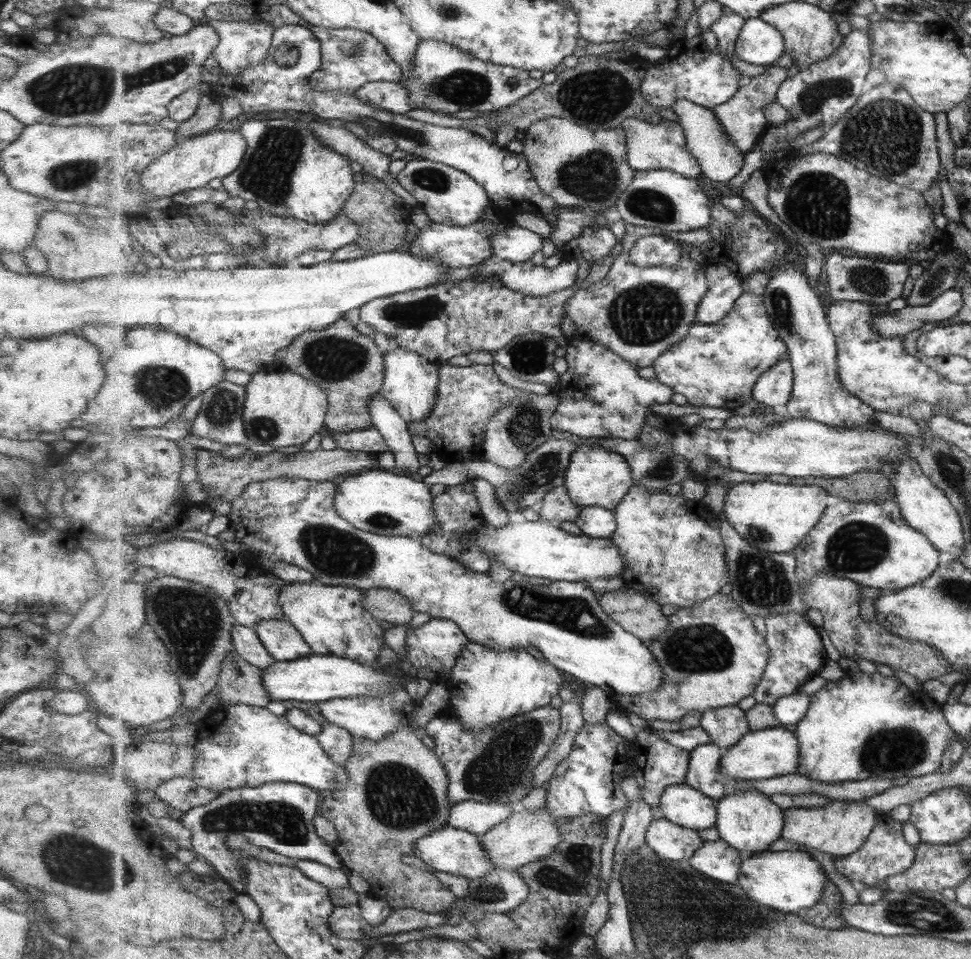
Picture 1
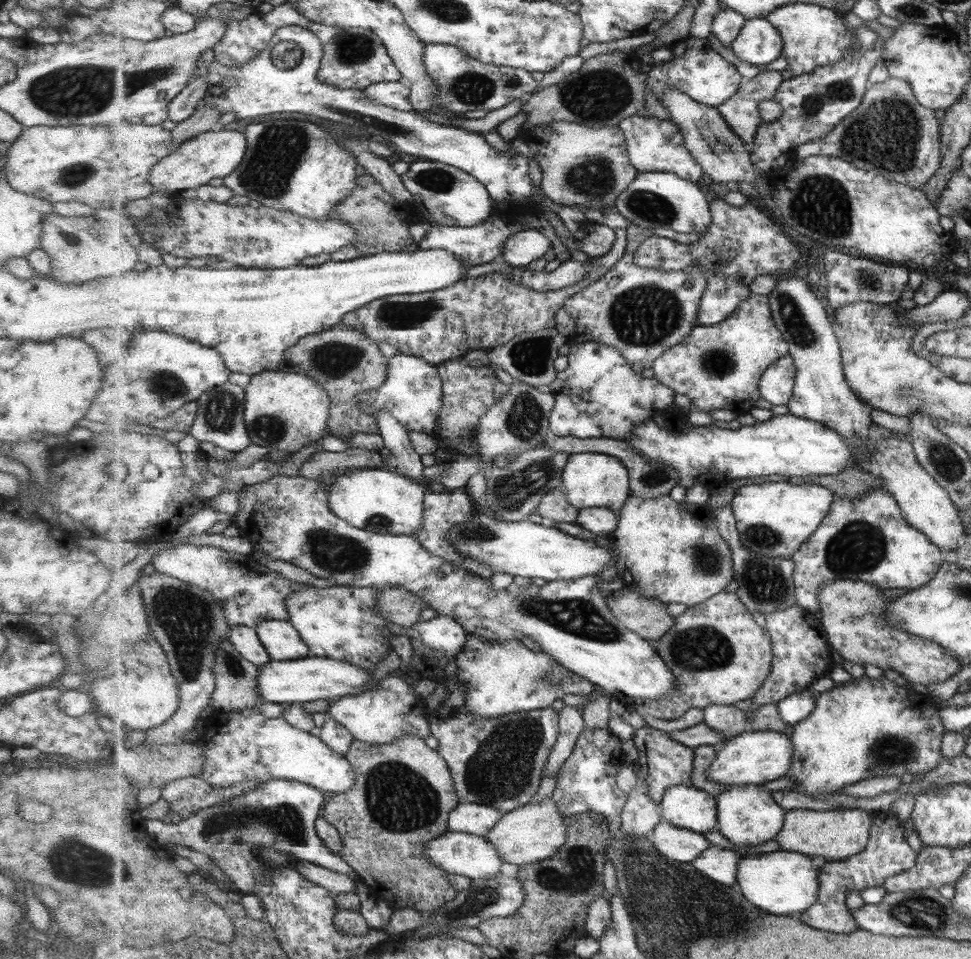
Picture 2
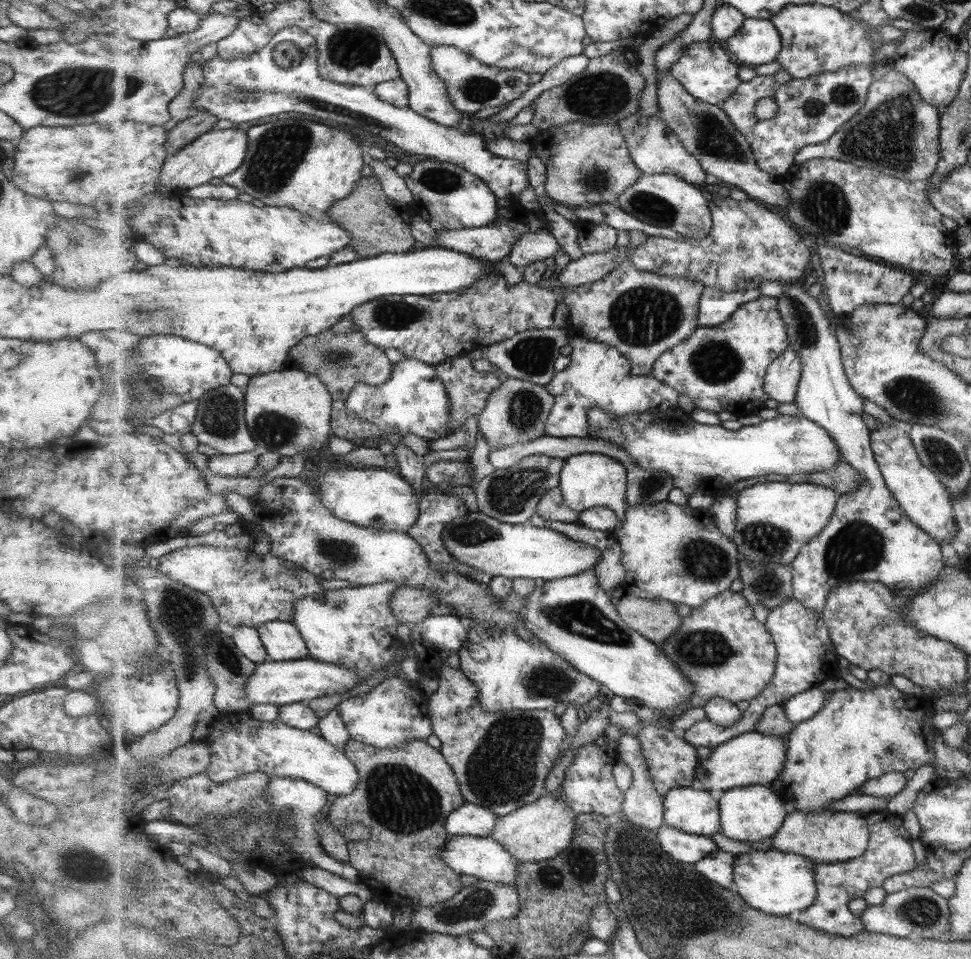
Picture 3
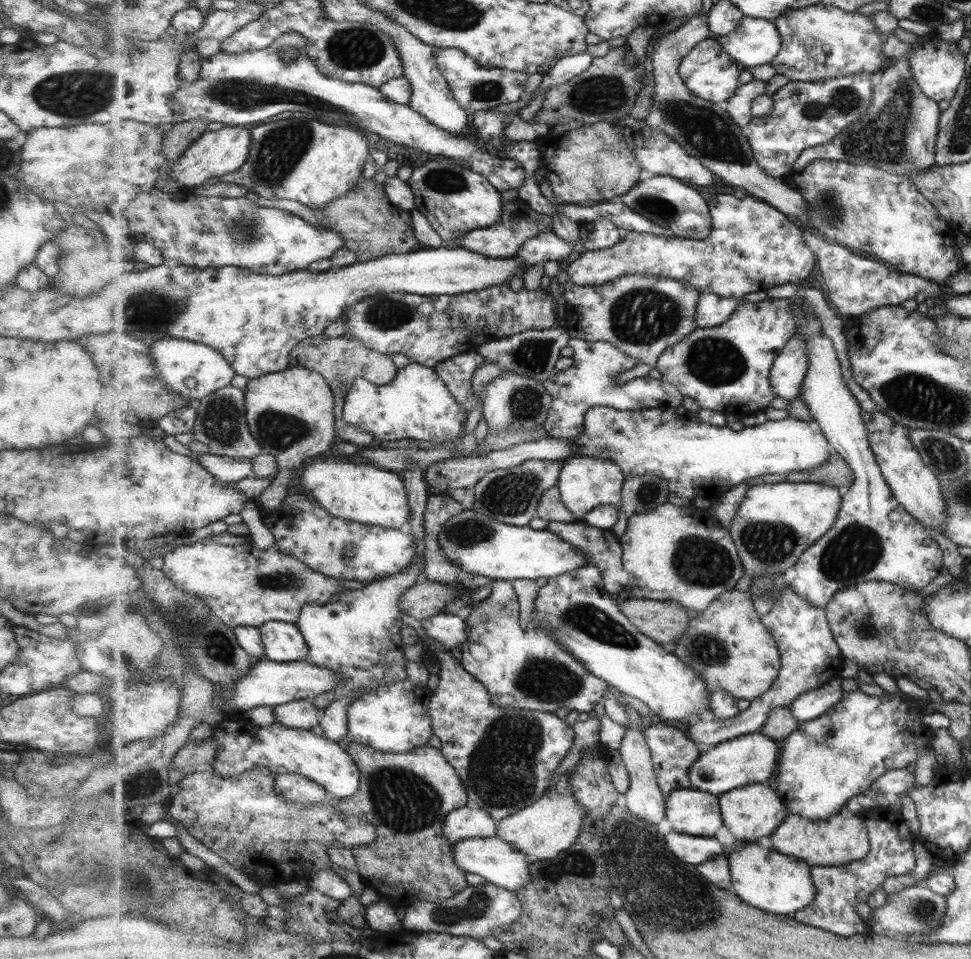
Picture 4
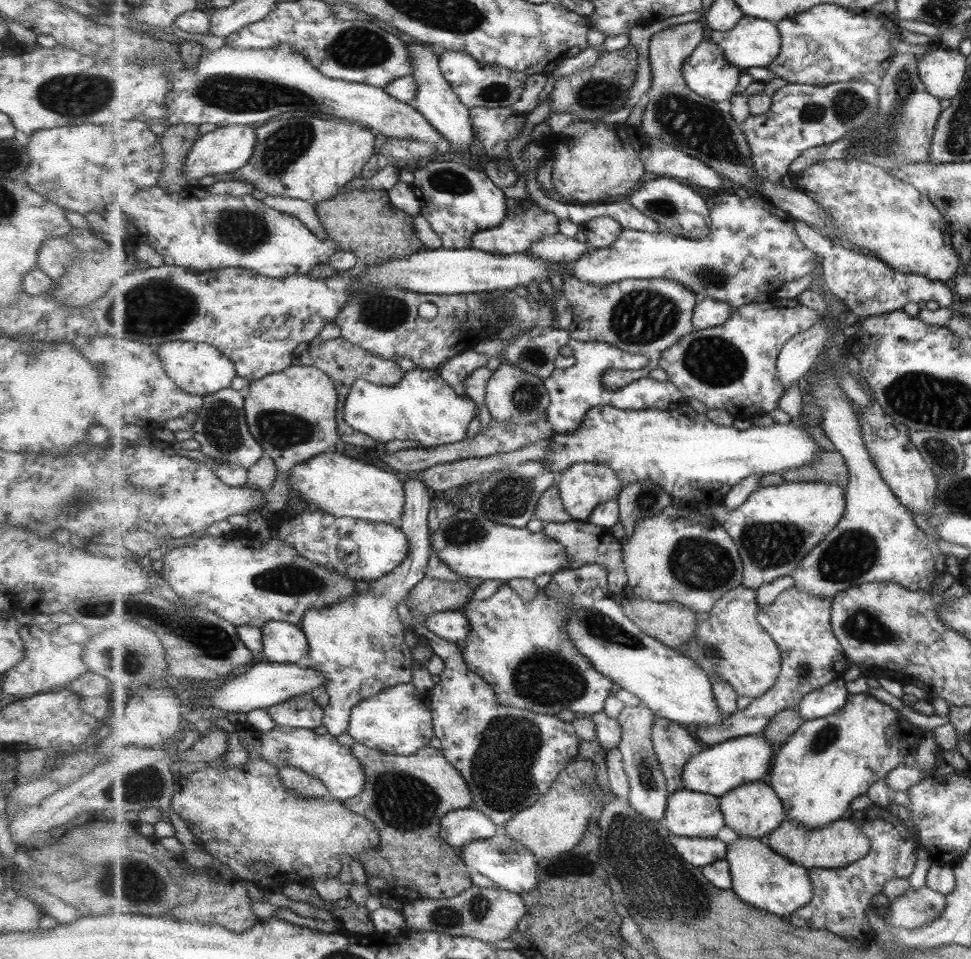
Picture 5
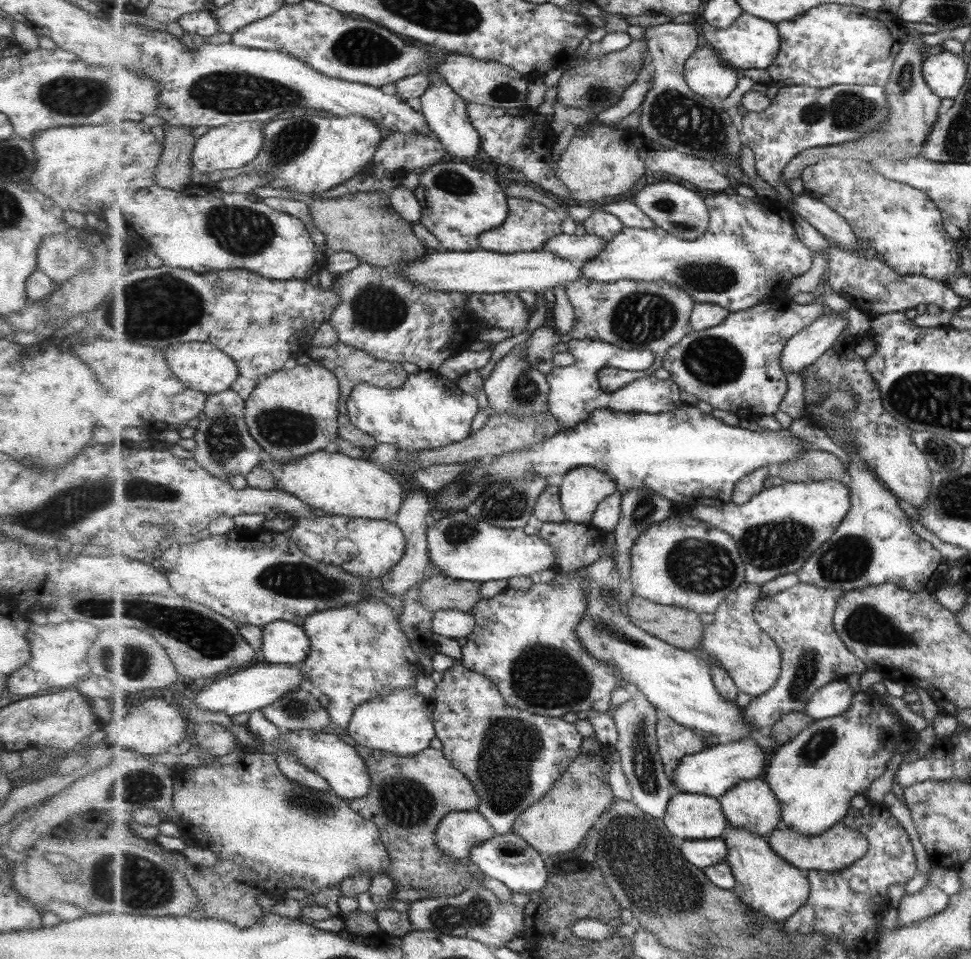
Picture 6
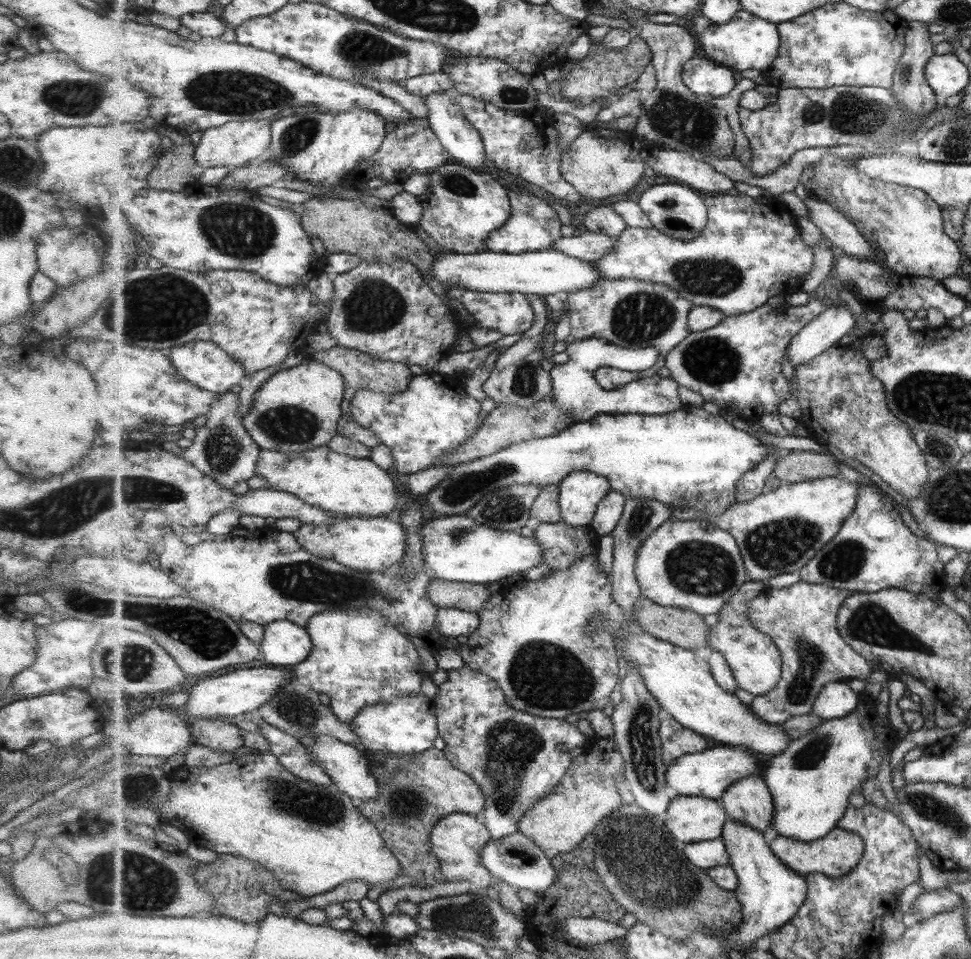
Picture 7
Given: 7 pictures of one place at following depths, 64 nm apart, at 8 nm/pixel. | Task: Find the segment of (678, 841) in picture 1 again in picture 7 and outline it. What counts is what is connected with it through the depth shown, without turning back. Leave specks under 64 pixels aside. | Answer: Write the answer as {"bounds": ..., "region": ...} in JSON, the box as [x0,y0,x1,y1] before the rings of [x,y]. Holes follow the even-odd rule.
{"bounds":[685,839,731,869],"region":[[[722,839],[687,844],[685,854],[691,862],[695,862],[695,866],[703,869],[731,865],[730,851]]]}

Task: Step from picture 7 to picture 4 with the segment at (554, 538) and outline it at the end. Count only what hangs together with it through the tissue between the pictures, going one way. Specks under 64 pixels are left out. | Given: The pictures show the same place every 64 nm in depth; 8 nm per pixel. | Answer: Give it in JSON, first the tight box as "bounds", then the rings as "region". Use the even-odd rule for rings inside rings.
{"bounds":[548,520,631,597],"region":[[[576,520],[572,523],[549,521],[548,530],[555,532],[561,538],[566,539],[567,542],[571,542],[577,550],[583,550],[583,554],[587,554],[587,558],[591,558],[591,564],[598,566],[603,571],[603,586],[605,590],[609,591],[614,597],[627,594],[627,586],[630,583],[631,575],[625,568],[622,558],[622,542],[620,537],[615,535],[615,532],[591,526],[584,520]]]}

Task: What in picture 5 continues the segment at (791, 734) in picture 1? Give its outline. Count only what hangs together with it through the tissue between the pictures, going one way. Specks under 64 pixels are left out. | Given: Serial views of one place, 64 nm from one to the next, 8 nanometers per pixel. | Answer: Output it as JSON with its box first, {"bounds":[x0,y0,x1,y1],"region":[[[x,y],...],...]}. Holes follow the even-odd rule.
{"bounds":[683,734,778,797],"region":[[[763,734],[731,738],[722,743],[705,747],[699,754],[691,757],[685,769],[683,780],[689,790],[723,797],[733,789],[738,789],[748,782],[768,781],[774,764],[778,746],[766,739]]]}

